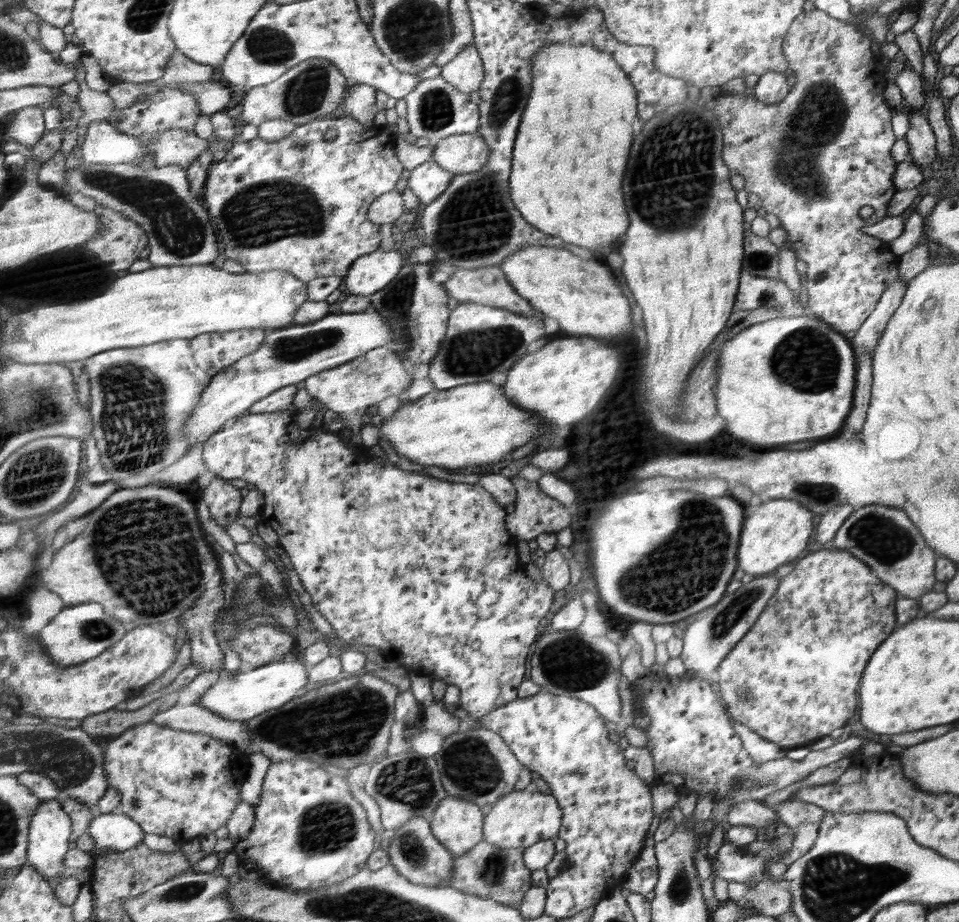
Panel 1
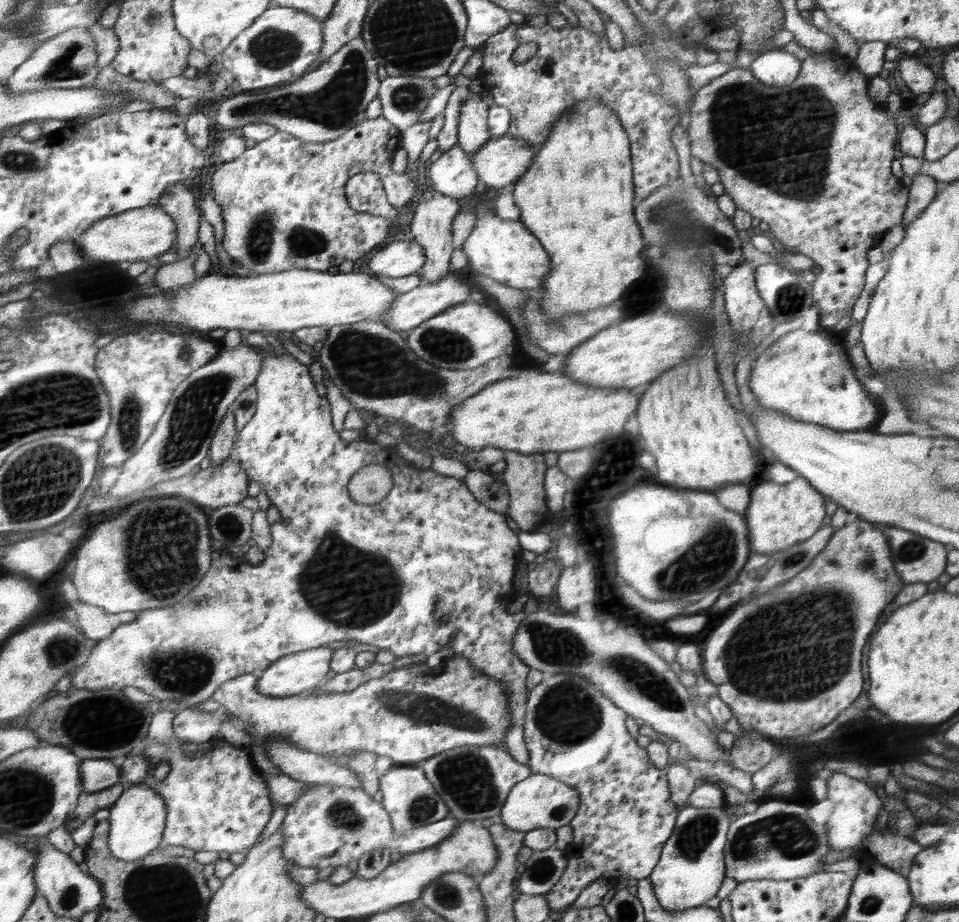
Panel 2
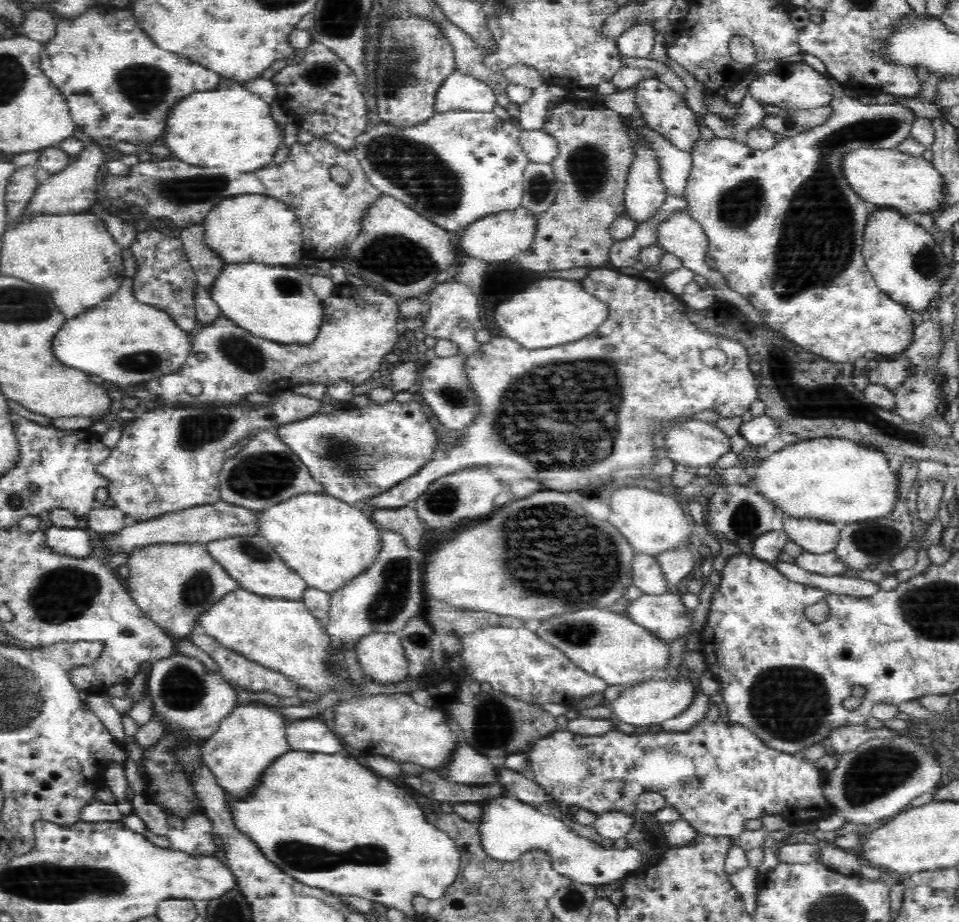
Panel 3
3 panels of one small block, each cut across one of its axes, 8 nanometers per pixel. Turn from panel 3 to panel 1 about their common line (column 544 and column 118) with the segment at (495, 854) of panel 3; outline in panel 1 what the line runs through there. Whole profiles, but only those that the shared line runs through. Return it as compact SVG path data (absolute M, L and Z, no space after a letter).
M119 810L110 814L99 813L92 821L89 834L95 842L95 849L92 851L92 864L86 870L94 874L98 857L112 851L125 852L133 851L142 846L146 831L140 822L136 822L129 814Z

